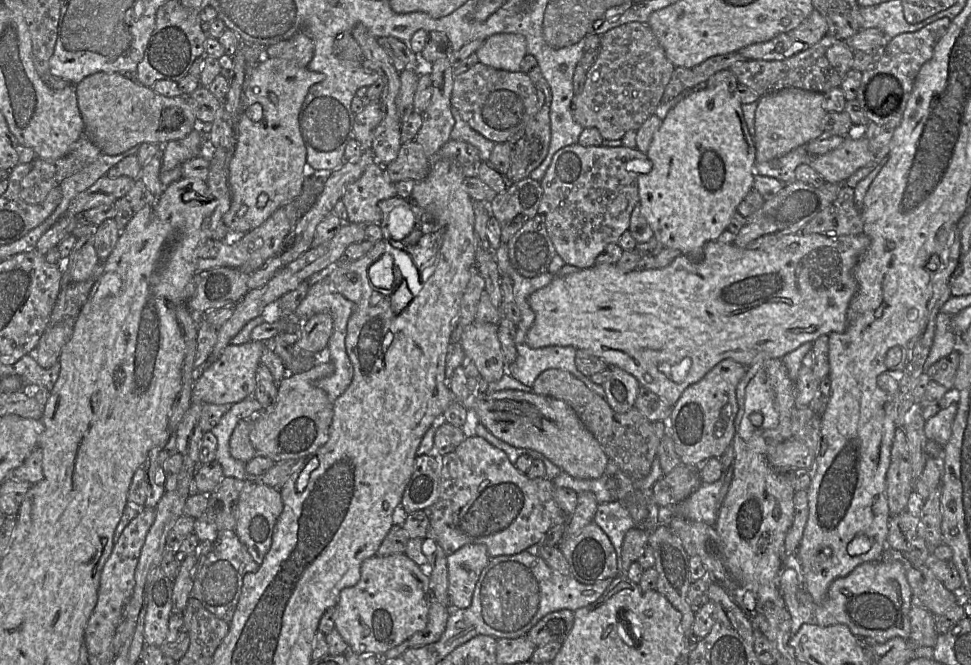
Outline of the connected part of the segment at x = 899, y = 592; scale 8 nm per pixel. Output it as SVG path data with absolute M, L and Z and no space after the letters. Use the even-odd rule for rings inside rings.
M879 559L862 563L847 576L834 580L824 601L816 605L814 618L820 626L844 624L854 635L870 639L872 643L883 644L894 637L908 640L911 598L912 590L901 562Z

